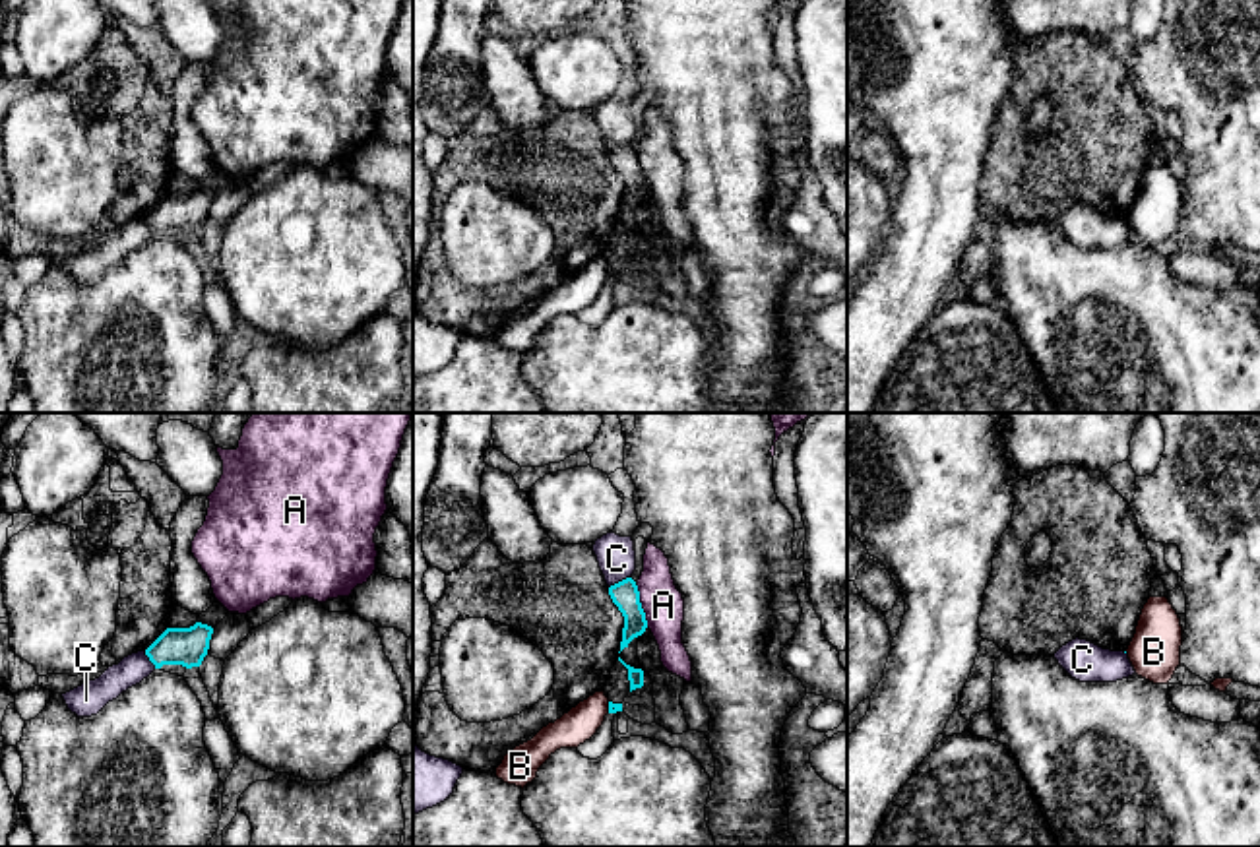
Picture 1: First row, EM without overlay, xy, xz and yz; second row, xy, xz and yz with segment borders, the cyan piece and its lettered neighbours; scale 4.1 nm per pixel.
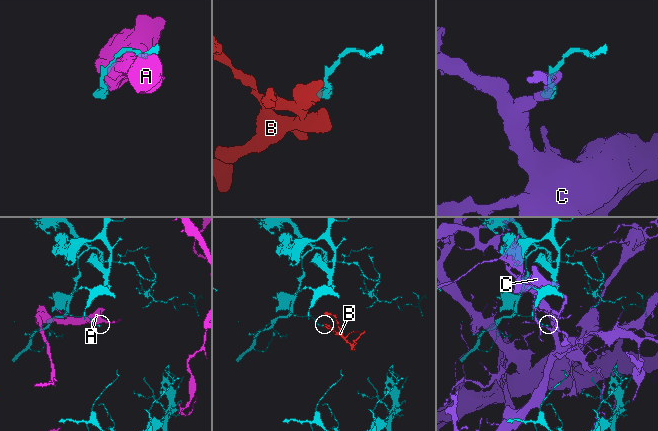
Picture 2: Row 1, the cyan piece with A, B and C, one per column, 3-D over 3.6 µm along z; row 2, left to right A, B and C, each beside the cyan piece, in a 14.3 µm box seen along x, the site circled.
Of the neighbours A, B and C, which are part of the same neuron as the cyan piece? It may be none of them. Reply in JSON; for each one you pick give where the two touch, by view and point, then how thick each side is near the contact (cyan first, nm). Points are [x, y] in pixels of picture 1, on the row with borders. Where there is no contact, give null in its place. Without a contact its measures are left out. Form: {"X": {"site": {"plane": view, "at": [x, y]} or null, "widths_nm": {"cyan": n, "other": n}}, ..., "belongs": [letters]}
{"belongs": []}

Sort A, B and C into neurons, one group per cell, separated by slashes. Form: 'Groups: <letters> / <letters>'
Groups: A / B / C

